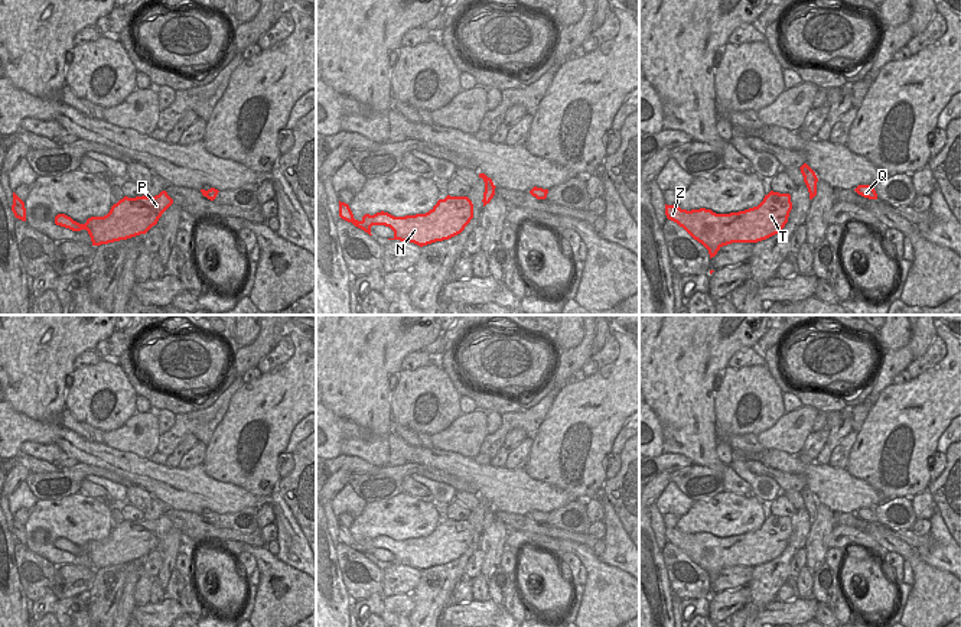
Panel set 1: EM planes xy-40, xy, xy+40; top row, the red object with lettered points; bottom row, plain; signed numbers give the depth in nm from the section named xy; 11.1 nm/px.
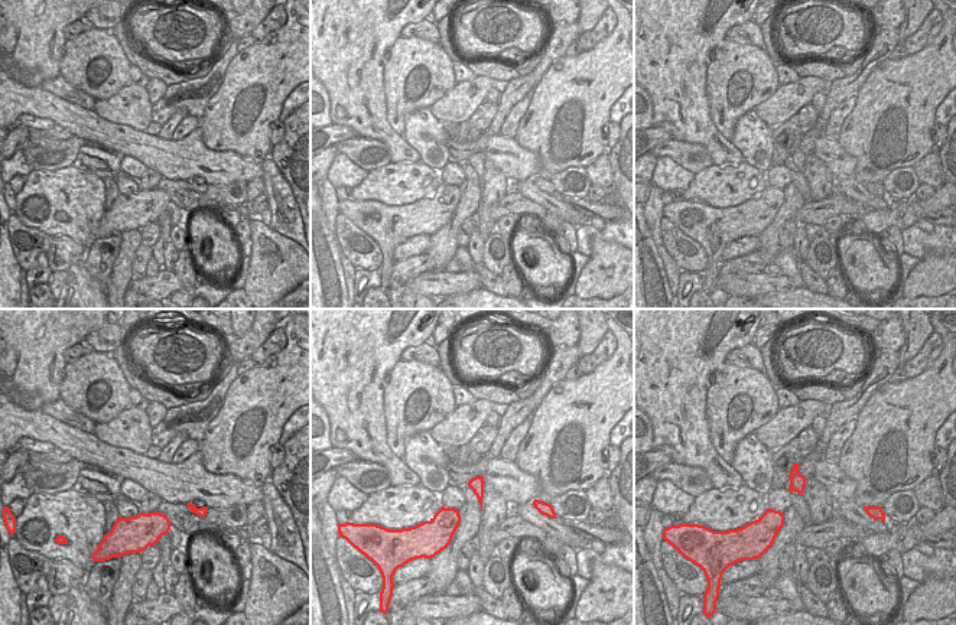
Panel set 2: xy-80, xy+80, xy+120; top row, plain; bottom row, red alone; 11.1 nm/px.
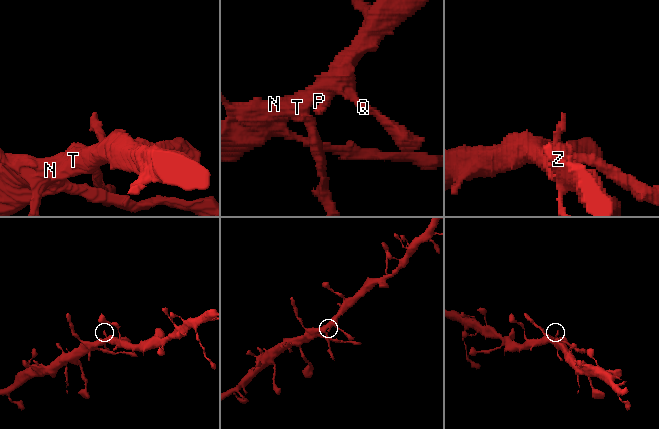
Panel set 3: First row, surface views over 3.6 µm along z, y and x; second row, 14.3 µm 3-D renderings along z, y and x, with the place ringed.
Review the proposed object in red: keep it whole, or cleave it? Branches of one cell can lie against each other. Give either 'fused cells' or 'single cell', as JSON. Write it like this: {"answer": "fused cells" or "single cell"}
{"answer": "single cell"}

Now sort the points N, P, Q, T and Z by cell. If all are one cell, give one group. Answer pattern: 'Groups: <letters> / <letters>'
Groups: N P Q T Z

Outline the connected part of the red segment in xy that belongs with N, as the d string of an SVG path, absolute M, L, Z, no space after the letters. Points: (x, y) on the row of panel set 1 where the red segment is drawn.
M447 195L426 214L394 217L381 211L374 215L365 214L358 221L349 205L339 201L339 217L369 235L372 225L390 227L394 237L388 240L410 241L423 247L460 234L473 218L473 204L468 196Z

